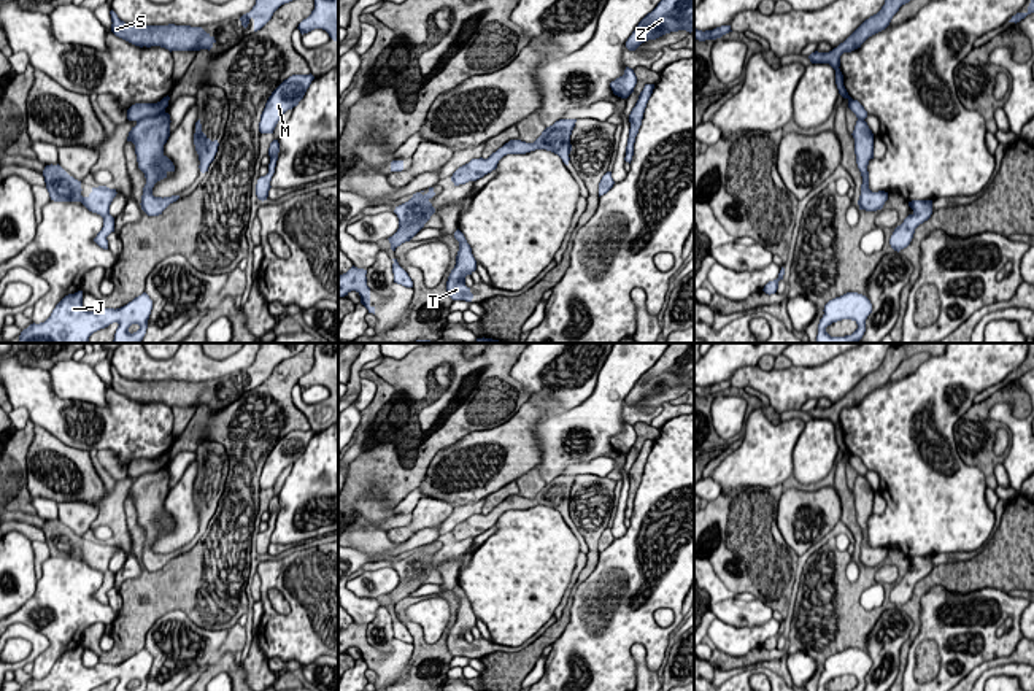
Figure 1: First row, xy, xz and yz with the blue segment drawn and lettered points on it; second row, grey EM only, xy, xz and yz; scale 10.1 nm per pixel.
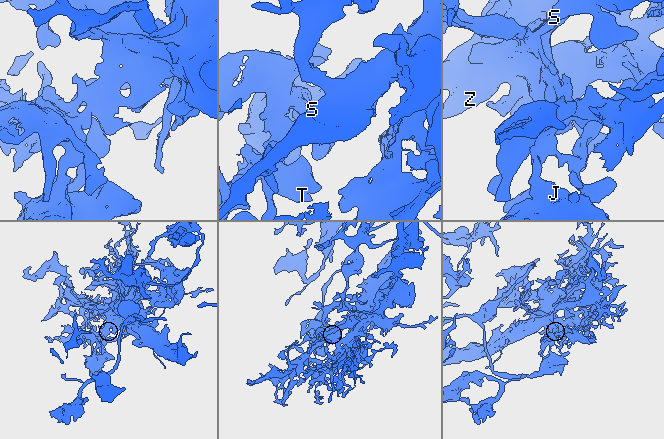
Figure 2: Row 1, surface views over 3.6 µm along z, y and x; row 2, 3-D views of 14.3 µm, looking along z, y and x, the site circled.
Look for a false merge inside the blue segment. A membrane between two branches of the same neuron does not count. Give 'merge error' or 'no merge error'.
merge error

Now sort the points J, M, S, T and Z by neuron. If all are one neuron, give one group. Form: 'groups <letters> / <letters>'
groups J T / M S Z

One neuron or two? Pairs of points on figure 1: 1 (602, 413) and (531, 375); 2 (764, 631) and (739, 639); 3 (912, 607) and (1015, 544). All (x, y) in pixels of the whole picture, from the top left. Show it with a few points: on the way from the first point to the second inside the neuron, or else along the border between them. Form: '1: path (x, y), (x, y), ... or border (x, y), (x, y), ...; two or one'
1: border (599, 369), (594, 389), (567, 410); two
2: path (758, 634), (745, 639); one
3: path (931, 580), (937, 575), (971, 575), (988, 569); one

